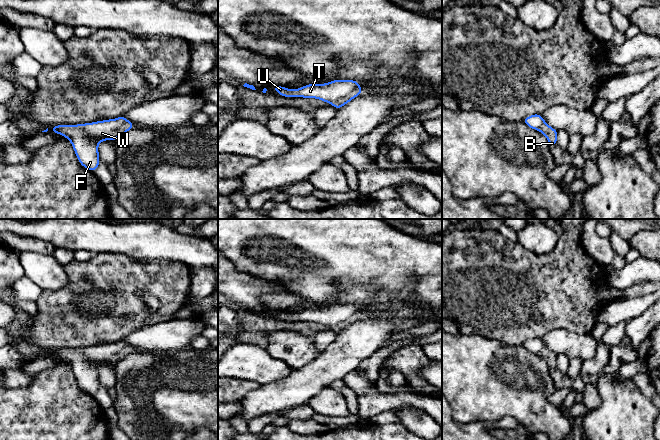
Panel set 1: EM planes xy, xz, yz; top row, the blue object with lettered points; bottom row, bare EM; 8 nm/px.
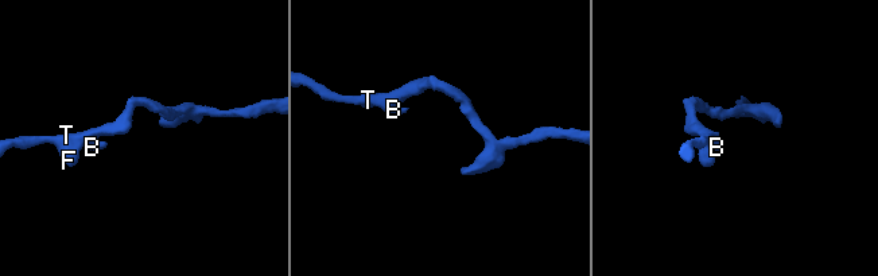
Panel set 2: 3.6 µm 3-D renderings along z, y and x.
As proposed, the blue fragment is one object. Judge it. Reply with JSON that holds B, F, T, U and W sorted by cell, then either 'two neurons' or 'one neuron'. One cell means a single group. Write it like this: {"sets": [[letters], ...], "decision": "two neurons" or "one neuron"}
{"sets": [["B", "F", "T", "U", "W"]], "decision": "one neuron"}

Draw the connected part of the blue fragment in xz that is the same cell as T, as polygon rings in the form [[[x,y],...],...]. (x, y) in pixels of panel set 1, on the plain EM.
[[[333,304],[325,308],[307,308],[299,313],[287,313],[275,310],[277,317],[283,321],[315,322],[340,333],[361,318],[363,312],[355,304]]]

